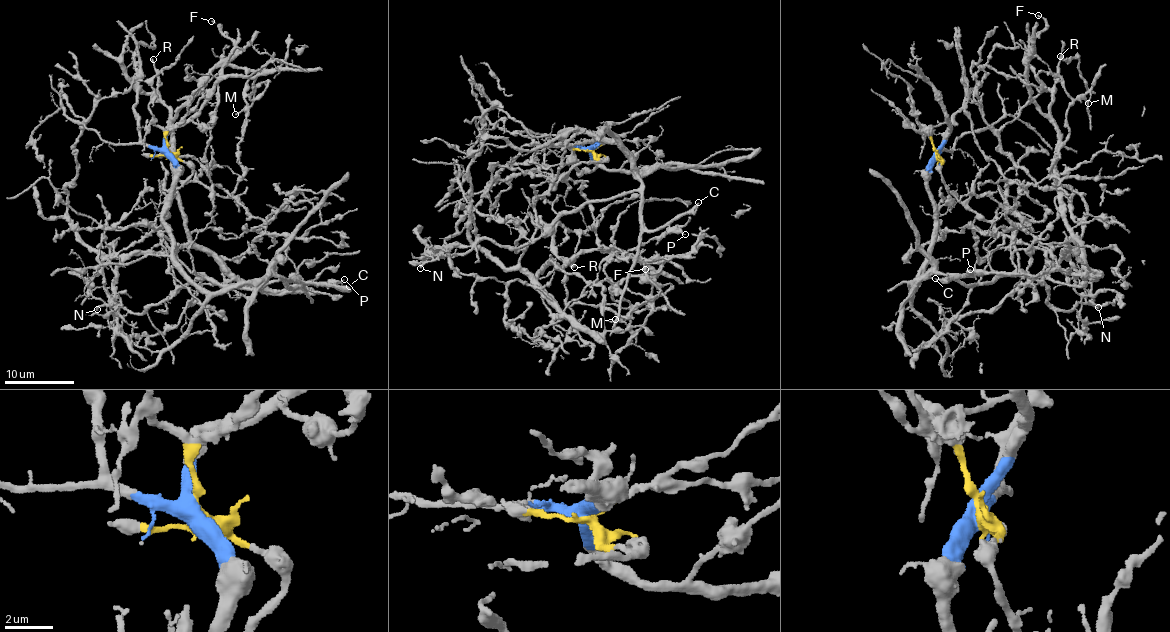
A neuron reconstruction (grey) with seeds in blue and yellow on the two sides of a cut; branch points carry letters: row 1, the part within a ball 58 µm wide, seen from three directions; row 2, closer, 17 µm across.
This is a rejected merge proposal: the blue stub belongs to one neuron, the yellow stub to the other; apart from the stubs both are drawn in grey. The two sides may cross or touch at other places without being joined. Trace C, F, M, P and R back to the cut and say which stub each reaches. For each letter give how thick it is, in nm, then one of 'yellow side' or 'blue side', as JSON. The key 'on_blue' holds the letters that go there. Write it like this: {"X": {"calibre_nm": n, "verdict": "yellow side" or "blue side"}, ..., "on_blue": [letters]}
{"C": {"calibre_nm": 320, "verdict": "blue side"}, "F": {"calibre_nm": 150, "verdict": "yellow side"}, "M": {"calibre_nm": 140, "verdict": "yellow side"}, "P": {"calibre_nm": 240, "verdict": "blue side"}, "R": {"calibre_nm": 170, "verdict": "yellow side"}, "on_blue": ["C", "P"]}

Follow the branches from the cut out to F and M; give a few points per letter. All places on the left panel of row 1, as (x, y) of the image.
F: (166, 150), (191, 173), (160, 231), (175, 253), (188, 232), (172, 125), (235, 50), (211, 21)
M: (166, 150), (191, 173), (160, 231), (175, 253), (176, 182), (227, 196), (243, 173), (235, 113)

